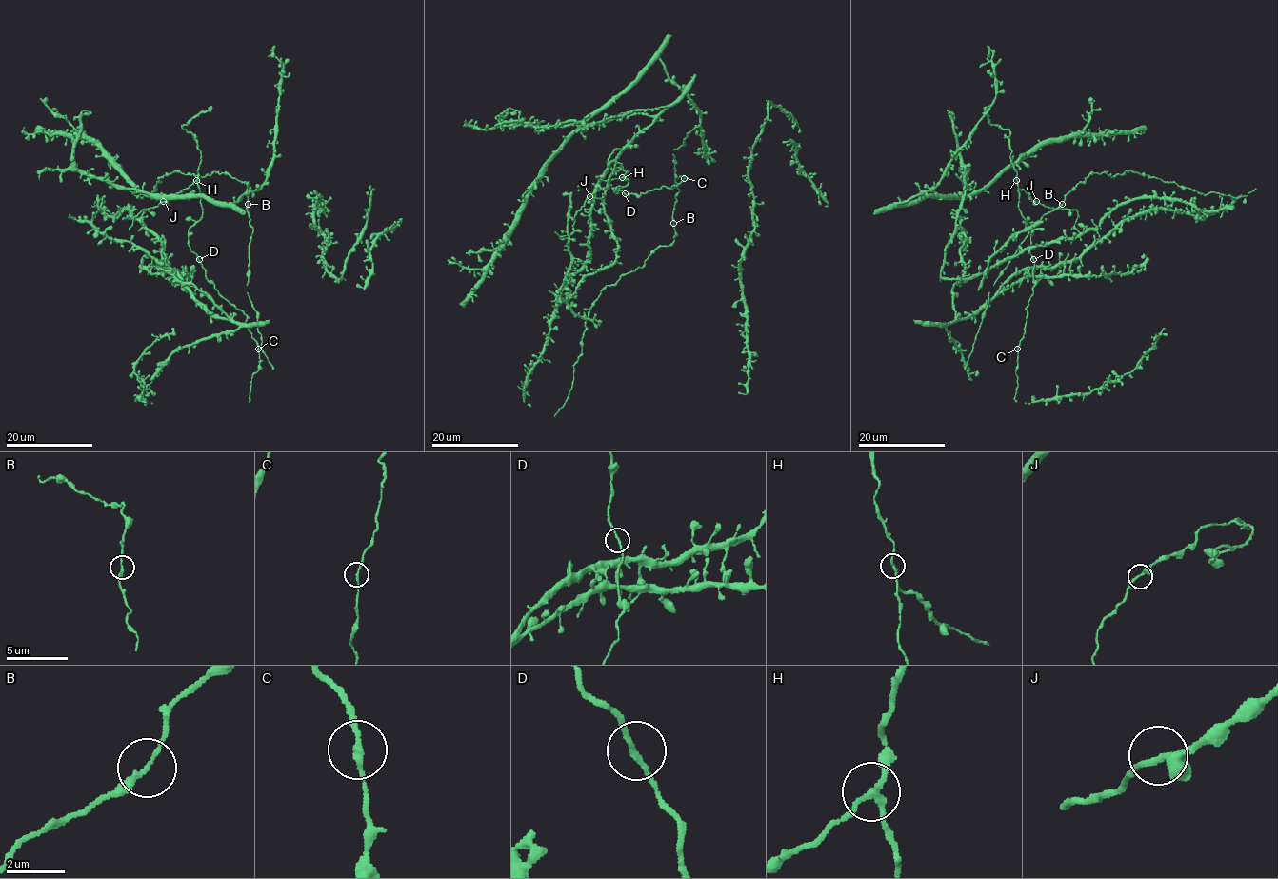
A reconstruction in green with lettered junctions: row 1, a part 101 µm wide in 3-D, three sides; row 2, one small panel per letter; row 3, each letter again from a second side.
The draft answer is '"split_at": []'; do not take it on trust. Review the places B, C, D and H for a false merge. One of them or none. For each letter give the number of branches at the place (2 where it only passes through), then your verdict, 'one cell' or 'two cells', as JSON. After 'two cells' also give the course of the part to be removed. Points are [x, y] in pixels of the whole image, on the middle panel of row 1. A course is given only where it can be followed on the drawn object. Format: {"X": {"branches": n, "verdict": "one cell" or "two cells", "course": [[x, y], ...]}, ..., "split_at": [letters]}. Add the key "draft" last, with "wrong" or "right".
{"B": {"branches": 2, "verdict": "one cell"}, "C": {"branches": 2, "verdict": "one cell"}, "D": {"branches": 2, "verdict": "one cell"}, "H": {"branches": 3, "verdict": "two cells", "course": [[622, 177], [612, 179], [586, 200], [574, 216], [573, 232], [561, 239], [554, 231]]}, "split_at": ["H"], "draft": "wrong"}

